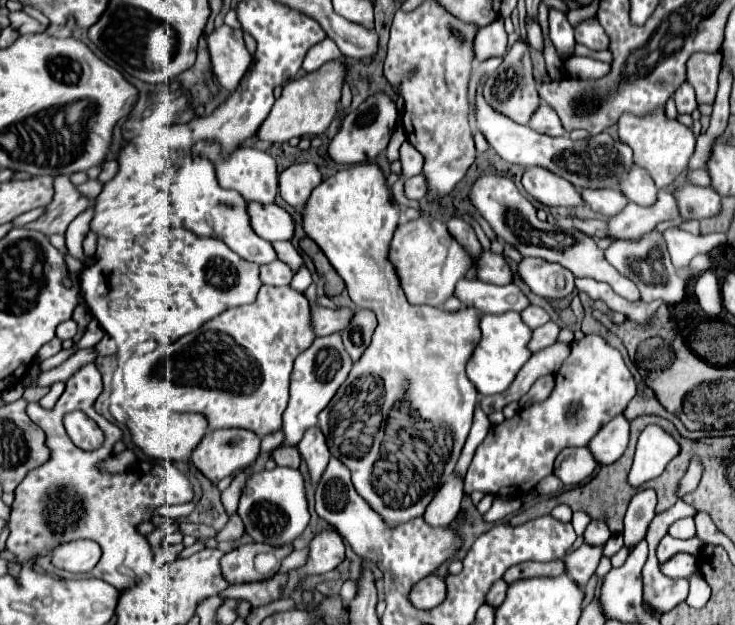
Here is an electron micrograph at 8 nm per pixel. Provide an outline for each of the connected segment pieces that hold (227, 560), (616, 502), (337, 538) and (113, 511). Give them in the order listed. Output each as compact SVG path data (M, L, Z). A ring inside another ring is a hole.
M251 542L251 544L245 544L245 546L239 546L235 550L231 550L229 554L225 554L221 558L221 574L223 578L227 580L229 586L235 586L235 584L249 584L249 582L259 582L259 580L265 580L267 576L263 576L258 570L255 570L256 558L261 552L271 552L271 556L274 556L281 562L285 556L291 554L291 546L283 546L283 548L275 548L275 546L267 546L267 544L257 544L257 542Z
M639 416L639 418L635 418L635 420L631 422L629 446L627 446L625 454L623 454L617 462L613 462L611 466L601 466L599 472L597 472L597 476L591 478L591 480L589 480L587 484L583 484L583 486L577 486L577 488L573 488L573 490L567 490L567 492L557 494L557 496L547 498L547 500L541 500L541 502L537 502L537 504L531 506L531 508L525 508L523 512L519 512L519 514L515 514L515 516L511 518L511 524L513 524L513 526L515 526L515 524L523 524L523 522L527 522L527 520L531 520L531 518L539 518L539 516L551 514L551 510L553 510L557 504L567 504L571 510L583 510L583 512L587 512L587 514L589 514L591 518L595 518L595 520L605 520L605 522L609 524L609 530L611 530L613 534L621 534L621 532L623 532L623 516L625 516L631 496L634 496L635 492L639 490L639 488L629 486L627 474L629 474L631 460L633 460L633 454L635 454L637 436L639 436L641 430L643 430L645 426L649 426L649 424L657 424L657 426L659 426L659 424L663 424L663 418L659 418L659 416Z
M335 528L319 532L311 540L311 552L309 552L307 564L289 572L289 584L287 584L287 588L283 592L283 598L289 598L289 594L295 590L295 586L303 578L307 578L311 574L331 572L343 560L345 560L345 542L343 542L343 536Z
M79 368L67 382L65 392L57 400L53 410L45 410L39 404L29 404L27 414L29 418L45 432L45 442L51 450L51 458L35 468L29 470L23 482L15 490L15 502L11 510L9 520L9 538L7 538L7 550L17 556L17 560L23 564L27 558L37 556L35 564L41 566L45 572L55 574L59 578L75 578L75 574L61 572L53 568L49 550L53 544L77 540L77 538L89 538L95 540L101 546L101 560L93 570L87 572L87 578L99 578L115 586L119 592L135 586L143 580L143 576L149 574L153 562L151 562L151 548L137 532L137 524L147 522L153 514L149 512L151 506L163 506L167 502L173 504L185 504L193 498L193 490L189 484L189 478L179 472L177 467L168 462L167 466L157 466L147 476L129 476L125 474L103 474L97 470L97 462L109 458L111 446L121 440L121 430L99 416L93 410L95 398L101 394L101 374L97 368ZM81 410L91 420L95 420L103 434L105 442L95 452L85 452L77 448L65 428L63 428L63 416L69 412Z

